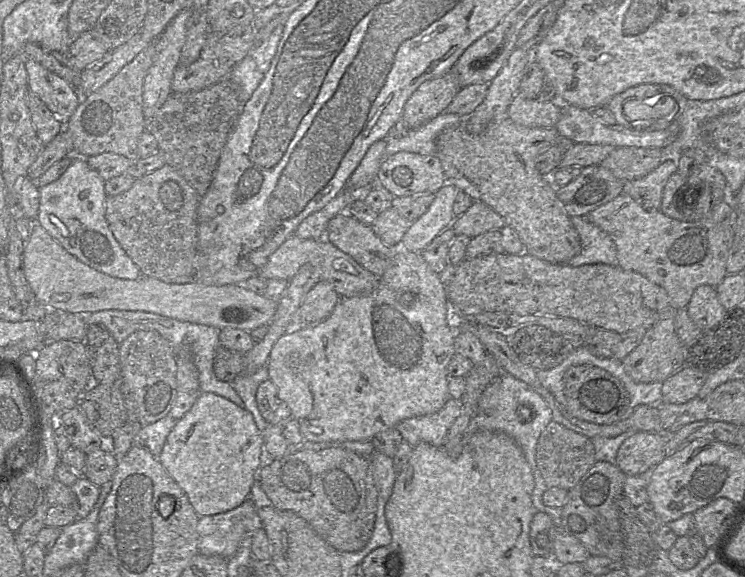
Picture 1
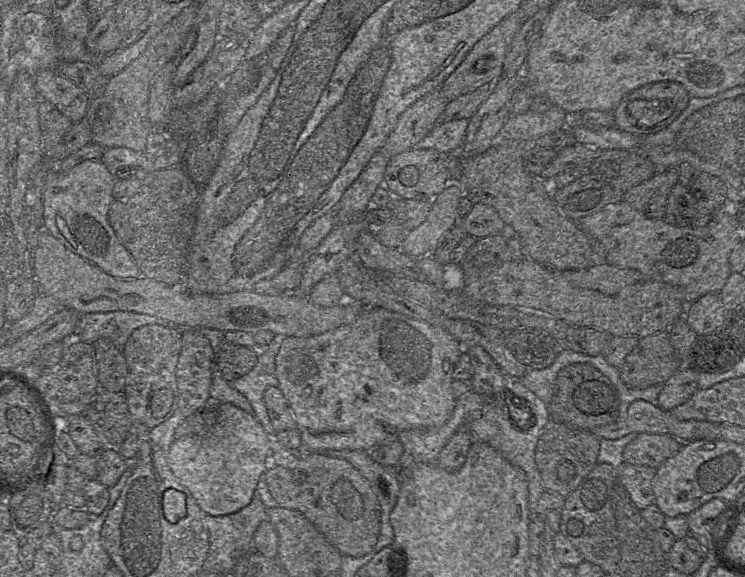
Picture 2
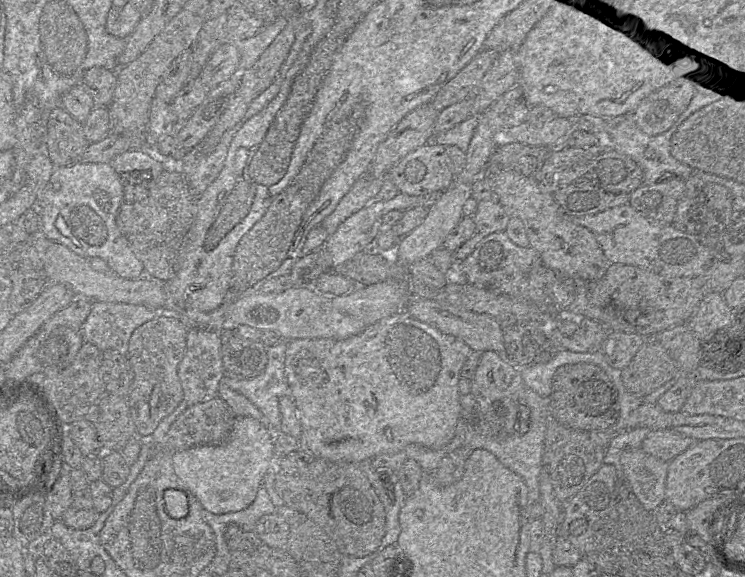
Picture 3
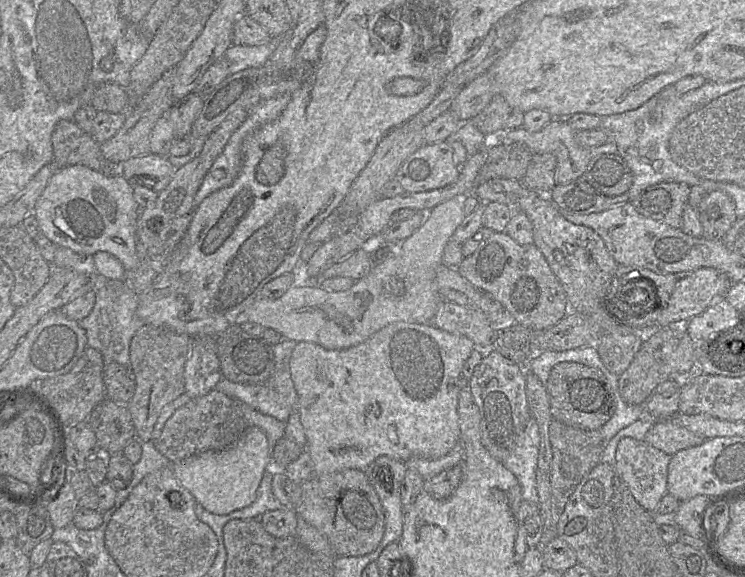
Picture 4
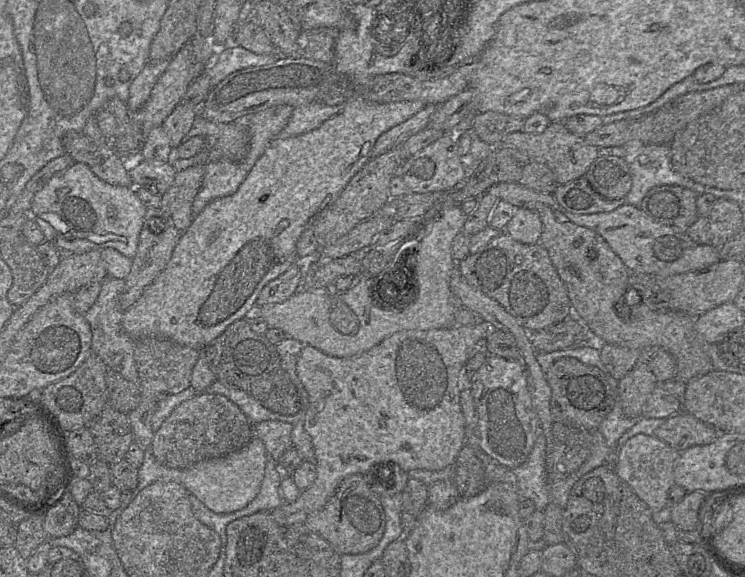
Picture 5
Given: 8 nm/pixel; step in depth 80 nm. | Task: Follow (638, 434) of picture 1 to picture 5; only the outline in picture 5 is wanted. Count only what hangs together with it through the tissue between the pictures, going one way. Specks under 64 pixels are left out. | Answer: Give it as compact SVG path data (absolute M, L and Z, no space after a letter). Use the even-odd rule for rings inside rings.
M680 411L666 418L654 436L681 452L693 446L710 444L720 433L693 415Z

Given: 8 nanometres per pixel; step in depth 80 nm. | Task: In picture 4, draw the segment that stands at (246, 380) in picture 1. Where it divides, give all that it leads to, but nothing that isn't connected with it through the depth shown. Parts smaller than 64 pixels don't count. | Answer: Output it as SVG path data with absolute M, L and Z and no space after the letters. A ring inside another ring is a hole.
M282 339L273 346L275 369L272 376L263 384L236 383L222 378L214 390L220 391L238 402L243 402L255 410L274 417L286 423L290 414L298 410L298 395L290 373L290 358L297 342L290 339Z

